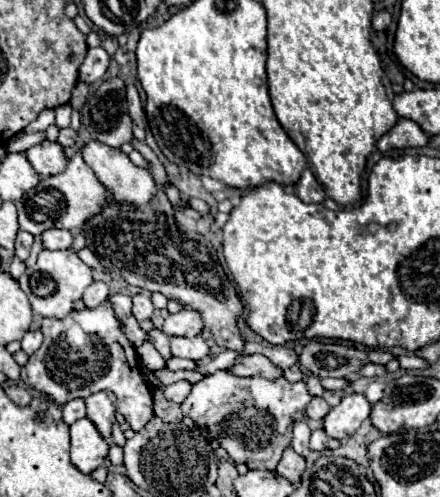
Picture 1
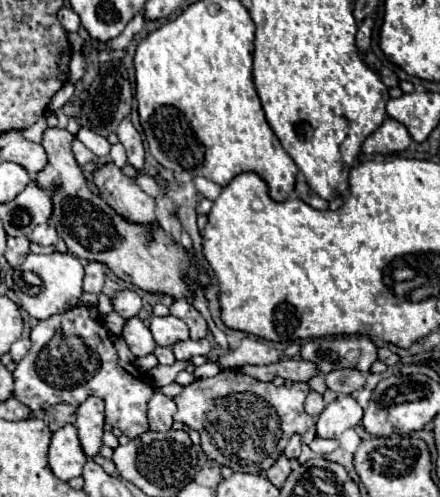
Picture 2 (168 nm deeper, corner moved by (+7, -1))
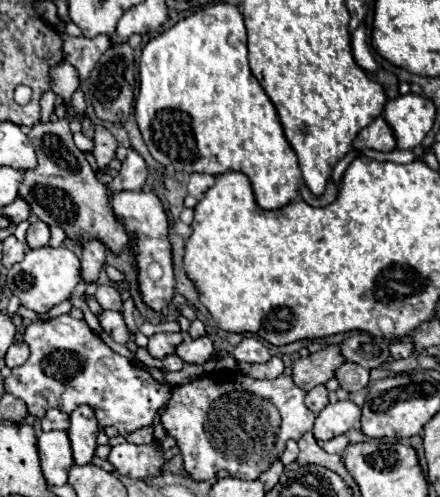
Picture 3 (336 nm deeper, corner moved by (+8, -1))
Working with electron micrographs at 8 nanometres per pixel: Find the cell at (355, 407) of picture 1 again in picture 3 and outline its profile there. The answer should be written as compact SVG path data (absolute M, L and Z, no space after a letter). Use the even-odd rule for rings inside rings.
M352 401L328 403L314 423L314 437L318 441L328 441L350 429L360 429L360 409Z

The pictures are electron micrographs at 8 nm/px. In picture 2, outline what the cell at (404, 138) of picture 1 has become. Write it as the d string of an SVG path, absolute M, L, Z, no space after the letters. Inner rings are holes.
M385 119L381 127L366 138L361 150L366 155L401 153L407 150L409 143L411 143L411 137L407 129L395 119Z

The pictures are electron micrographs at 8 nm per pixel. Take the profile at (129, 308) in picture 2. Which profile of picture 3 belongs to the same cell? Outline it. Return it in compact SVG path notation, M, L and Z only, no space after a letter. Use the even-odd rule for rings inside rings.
M100 285L96 291L96 301L108 311L122 311L122 297L112 285Z

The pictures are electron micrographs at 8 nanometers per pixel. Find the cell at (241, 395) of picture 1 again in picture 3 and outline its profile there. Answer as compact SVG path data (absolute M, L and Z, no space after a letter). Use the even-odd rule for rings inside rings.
M222 371L174 387L168 409L160 419L164 429L178 439L178 447L184 455L184 467L194 479L214 479L220 469L226 469L232 477L258 479L274 461L280 459L288 439L298 441L306 431L312 429L316 415L304 405L304 397L306 391L296 387L286 375L280 375L272 381L260 381L242 375L240 371Z

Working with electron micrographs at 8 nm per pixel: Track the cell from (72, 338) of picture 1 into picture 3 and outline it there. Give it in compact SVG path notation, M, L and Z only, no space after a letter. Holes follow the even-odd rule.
M60 315L56 319L34 321L24 331L24 341L30 347L30 357L24 365L14 367L12 375L4 381L6 393L20 397L28 405L28 413L34 417L44 417L52 407L60 407L66 413L72 413L78 405L92 405L100 427L114 425L120 435L128 437L136 429L152 425L156 411L170 399L170 387L160 385L146 369L138 369L126 357L114 353L88 325L78 321L72 315Z

